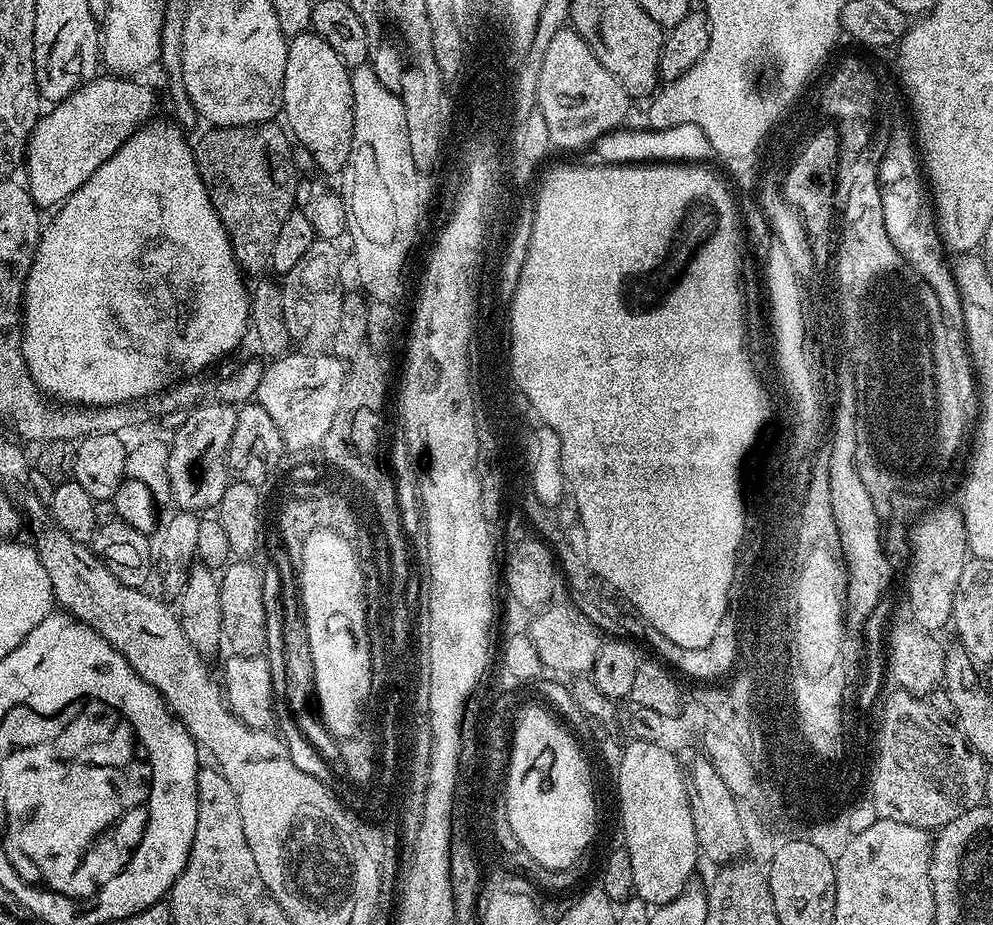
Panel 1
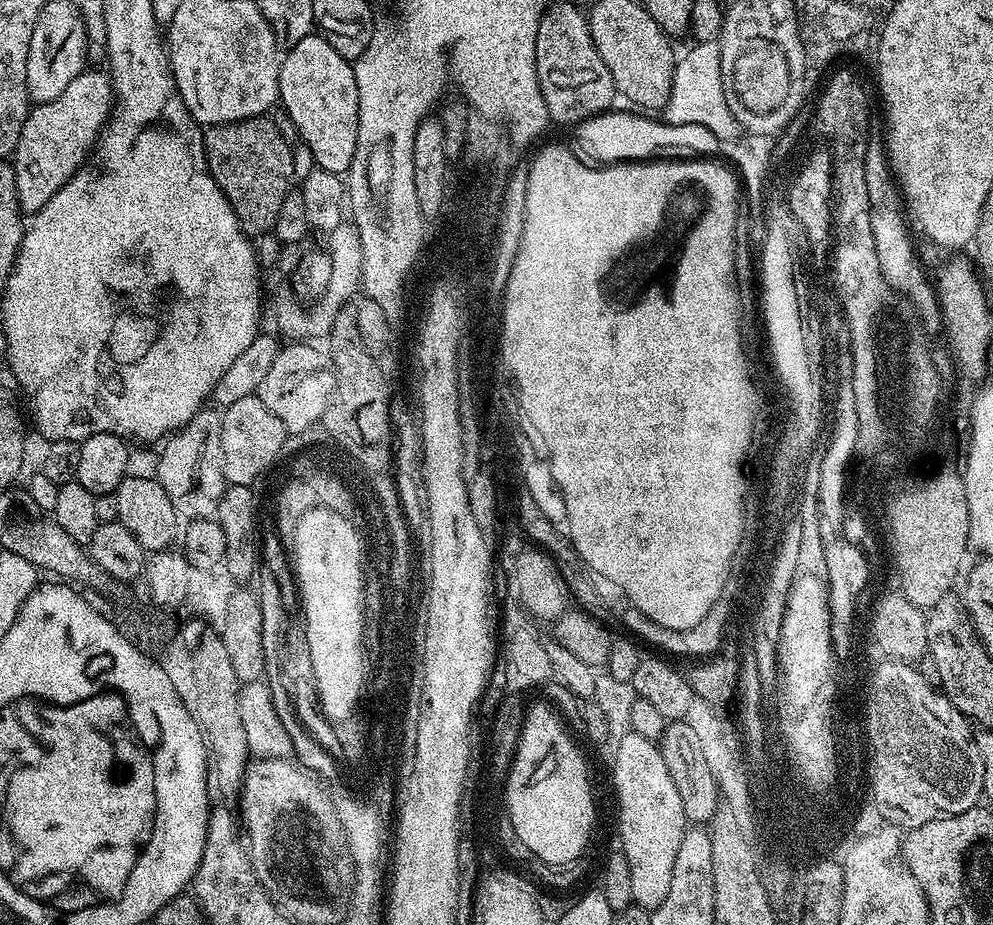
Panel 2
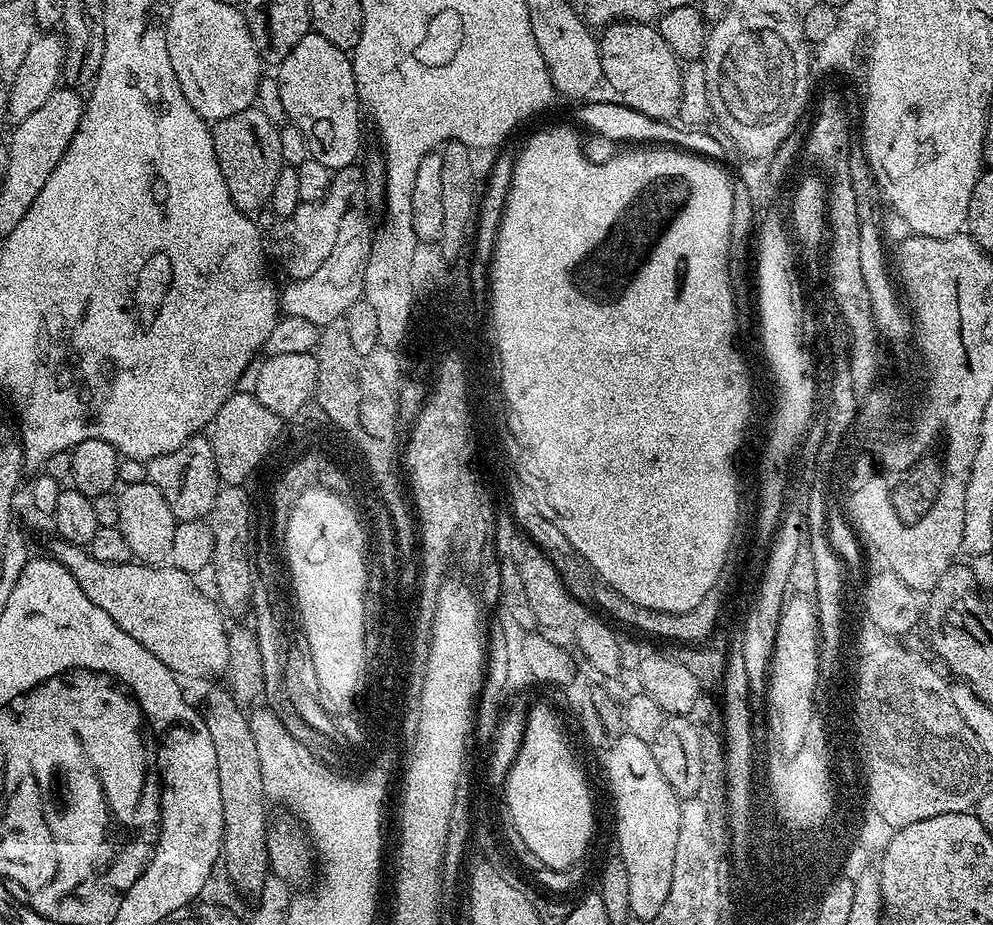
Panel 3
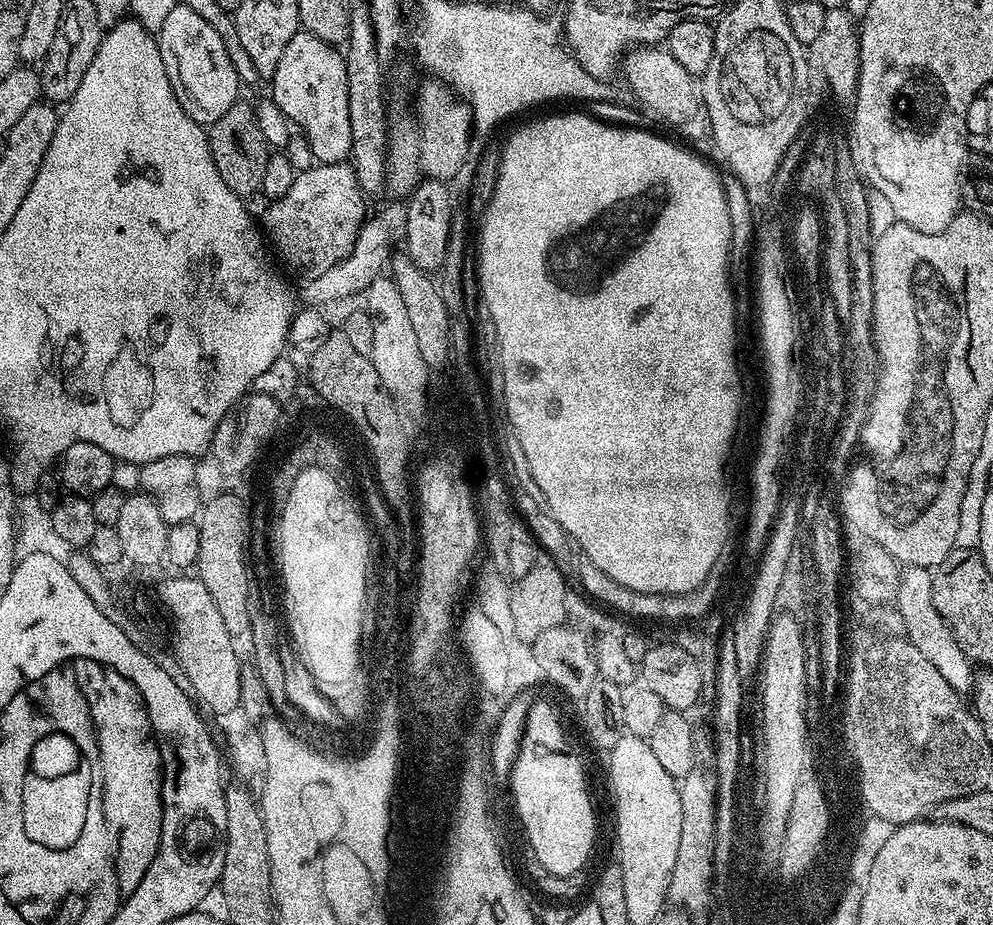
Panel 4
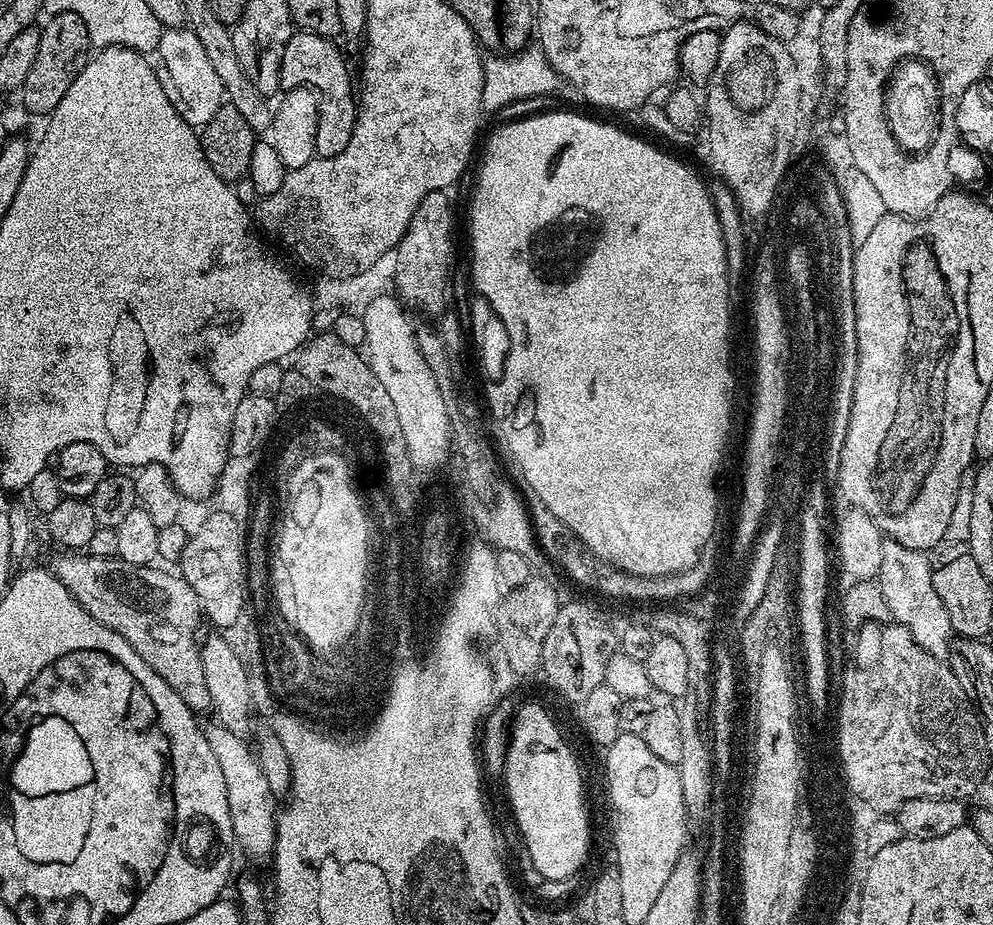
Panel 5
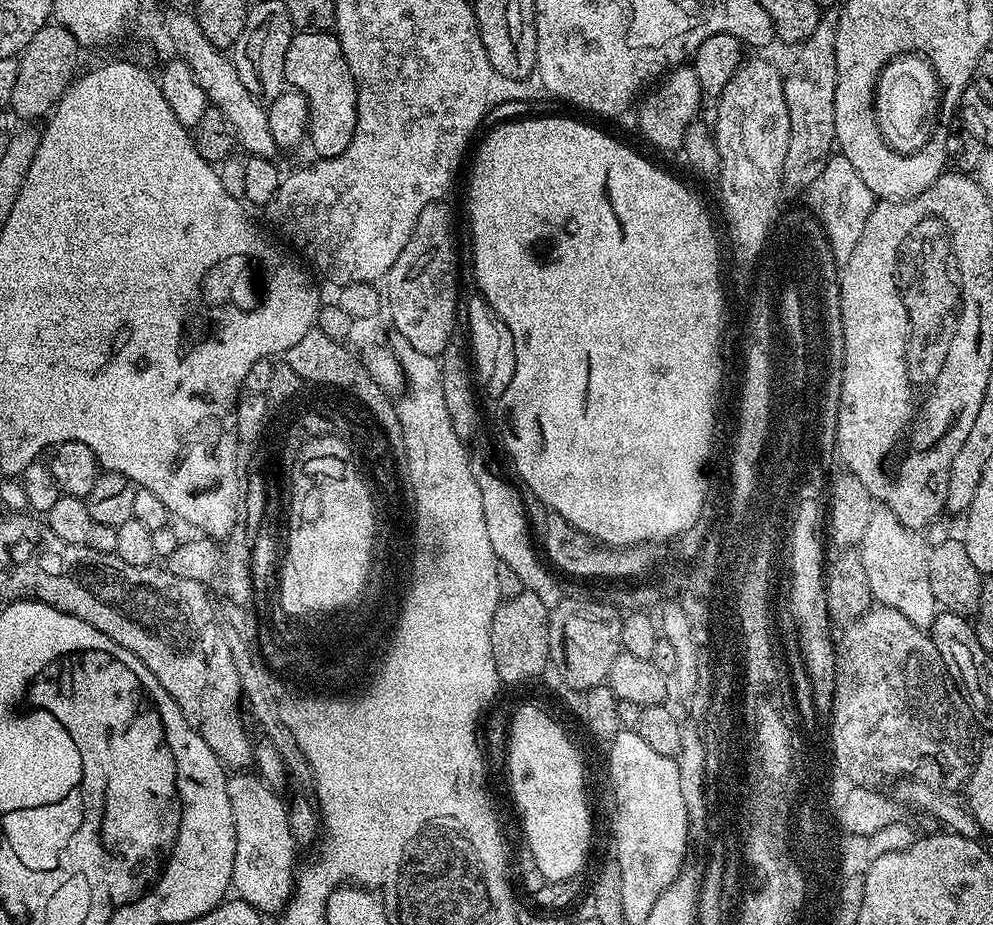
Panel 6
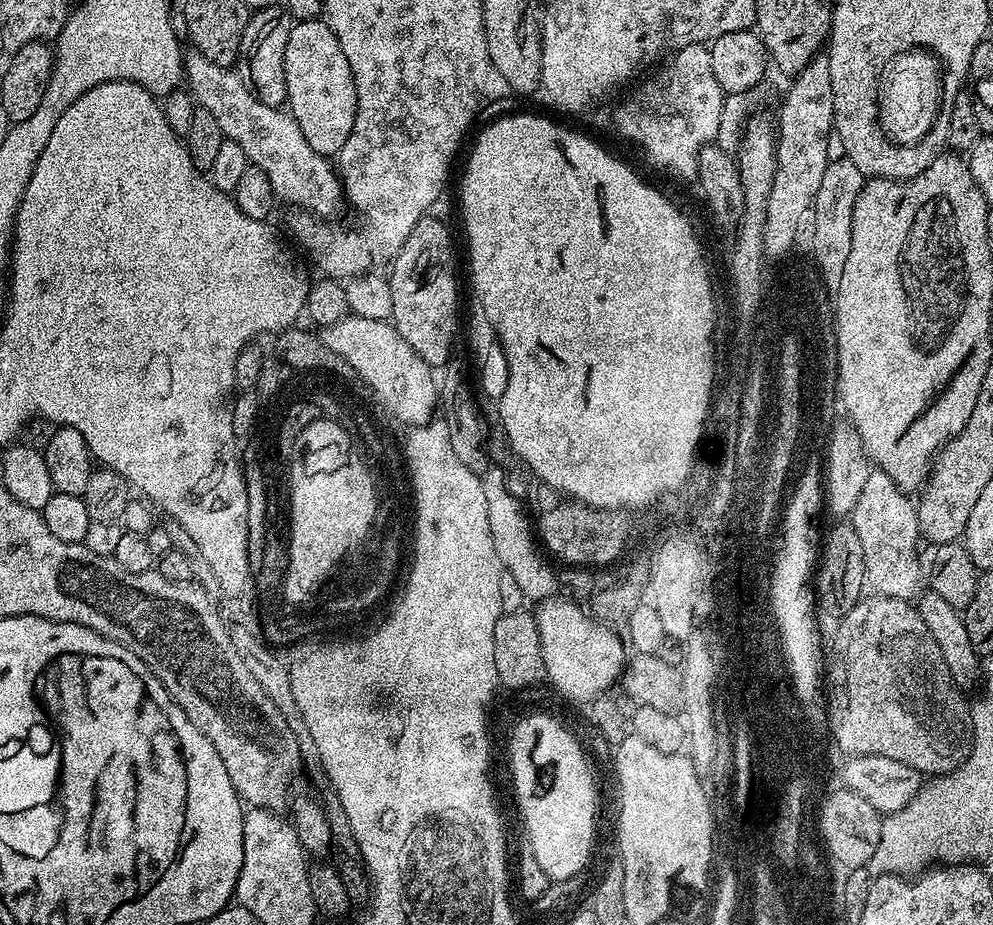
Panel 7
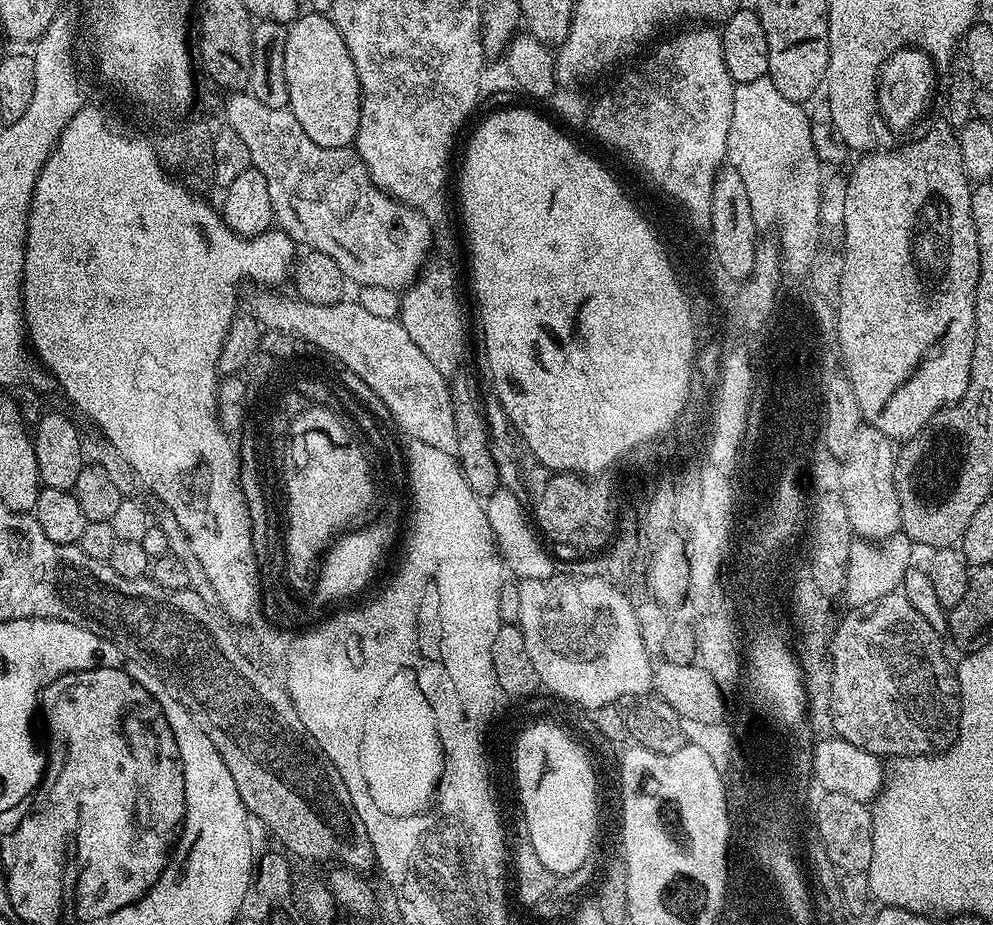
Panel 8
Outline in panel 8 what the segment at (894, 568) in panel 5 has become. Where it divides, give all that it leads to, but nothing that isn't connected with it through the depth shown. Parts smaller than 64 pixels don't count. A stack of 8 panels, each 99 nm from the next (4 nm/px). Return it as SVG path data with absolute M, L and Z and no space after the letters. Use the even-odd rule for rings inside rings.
M862 426L853 438L853 448L845 457L845 464L840 467L842 484L842 502L845 503L853 533L864 542L883 542L892 539L901 531L900 507L898 506L898 490L894 482L894 466L896 452L893 441L883 436L878 429Z

